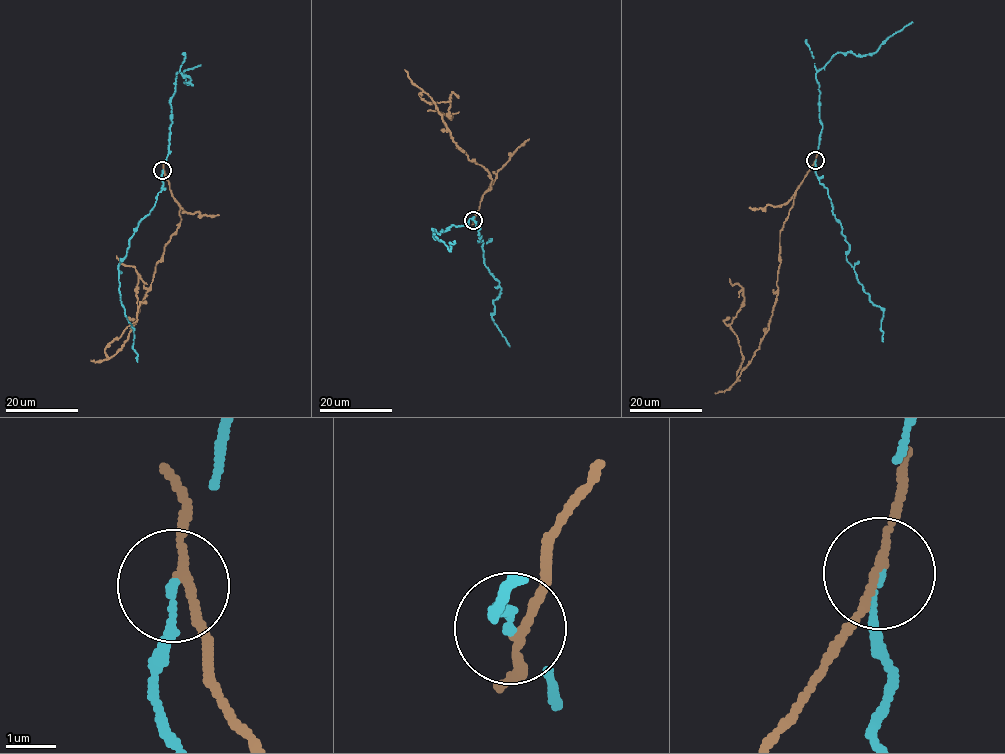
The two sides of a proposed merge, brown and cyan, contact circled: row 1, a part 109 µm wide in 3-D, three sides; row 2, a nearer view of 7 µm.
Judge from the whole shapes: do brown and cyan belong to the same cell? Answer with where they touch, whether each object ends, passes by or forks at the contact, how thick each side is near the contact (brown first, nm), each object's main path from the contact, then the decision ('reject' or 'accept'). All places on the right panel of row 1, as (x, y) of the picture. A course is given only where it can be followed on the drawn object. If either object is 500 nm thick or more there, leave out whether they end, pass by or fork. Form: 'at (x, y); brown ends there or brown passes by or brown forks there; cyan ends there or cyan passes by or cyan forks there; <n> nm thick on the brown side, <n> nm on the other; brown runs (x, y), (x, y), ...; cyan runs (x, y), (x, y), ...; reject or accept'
at (815, 160); brown passes by; cyan ends there; 140 nm thick on the brown side, 140 nm on the other; brown runs (816, 159), (780, 231), (769, 329), (736, 380), (743, 356), (730, 326), (744, 298), (729, 278); cyan runs (816, 160), (815, 172), (827, 189), (832, 213), (849, 247), (847, 260), (871, 302), (883, 312), (883, 342); reject

